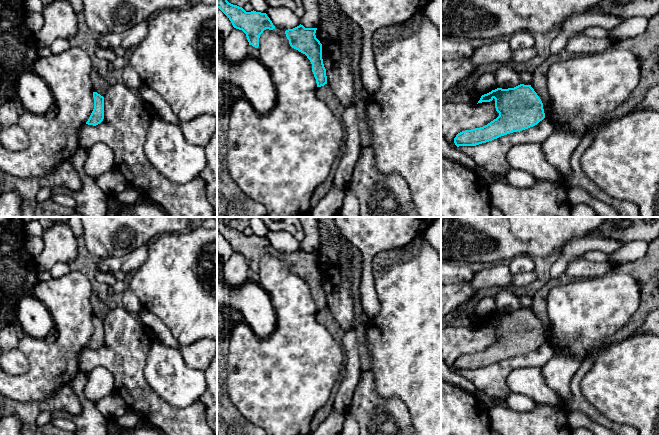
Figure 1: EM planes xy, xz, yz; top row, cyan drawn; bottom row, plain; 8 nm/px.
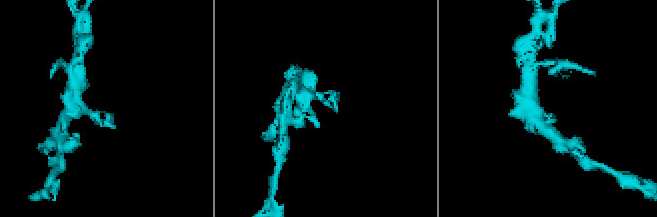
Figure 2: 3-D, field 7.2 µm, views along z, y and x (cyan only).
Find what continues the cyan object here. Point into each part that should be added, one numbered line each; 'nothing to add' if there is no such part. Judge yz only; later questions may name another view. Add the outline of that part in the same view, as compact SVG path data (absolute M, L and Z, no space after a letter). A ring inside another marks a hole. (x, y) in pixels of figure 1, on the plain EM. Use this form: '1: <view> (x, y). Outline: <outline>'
nothing to add

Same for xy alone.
nothing to add

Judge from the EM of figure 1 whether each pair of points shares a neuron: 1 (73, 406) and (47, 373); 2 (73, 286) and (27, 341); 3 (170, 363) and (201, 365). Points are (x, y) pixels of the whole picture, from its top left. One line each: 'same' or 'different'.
1: different
2: same
3: different

